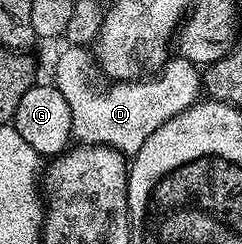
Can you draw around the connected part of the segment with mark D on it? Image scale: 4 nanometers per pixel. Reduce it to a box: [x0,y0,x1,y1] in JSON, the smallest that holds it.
[51,46,203,156]

